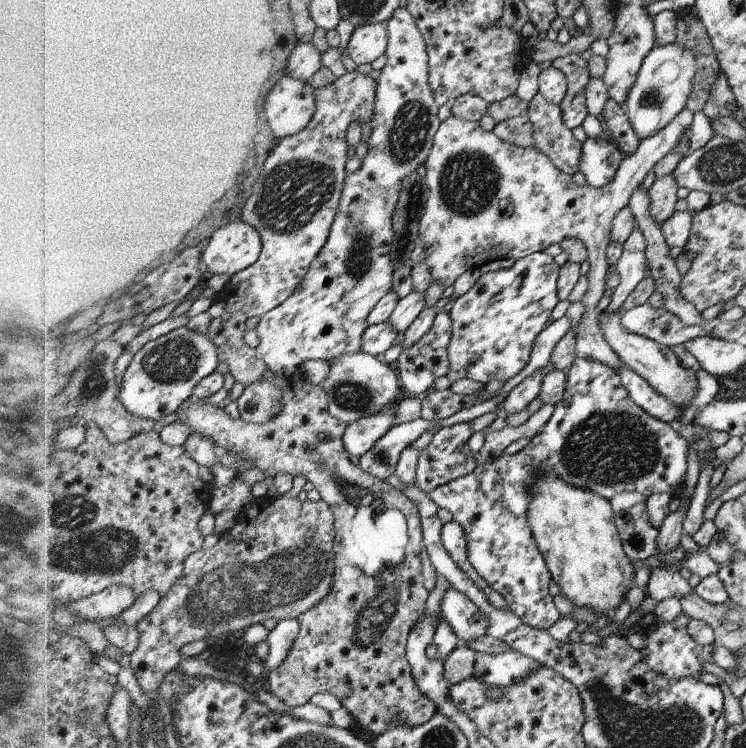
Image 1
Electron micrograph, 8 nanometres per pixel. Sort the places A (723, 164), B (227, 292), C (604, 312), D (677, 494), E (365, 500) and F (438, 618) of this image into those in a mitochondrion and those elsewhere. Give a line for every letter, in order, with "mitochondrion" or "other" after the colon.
A: mitochondrion
B: other
C: other
D: other
E: mitochondrion
F: other

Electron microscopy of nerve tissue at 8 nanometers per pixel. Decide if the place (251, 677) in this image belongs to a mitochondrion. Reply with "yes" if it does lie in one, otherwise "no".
no

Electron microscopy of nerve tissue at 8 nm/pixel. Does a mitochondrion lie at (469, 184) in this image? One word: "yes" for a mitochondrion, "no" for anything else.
yes

